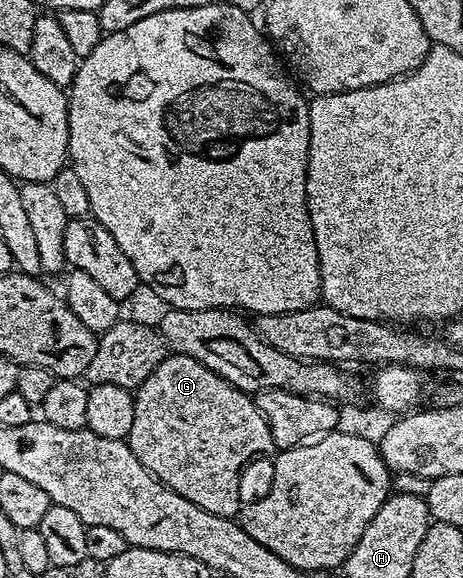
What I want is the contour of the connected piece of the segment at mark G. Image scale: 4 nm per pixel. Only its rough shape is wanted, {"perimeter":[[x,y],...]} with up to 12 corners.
{"perimeter":[[171,353],[126,443],[162,488],[238,518],[276,452],[242,389]]}

